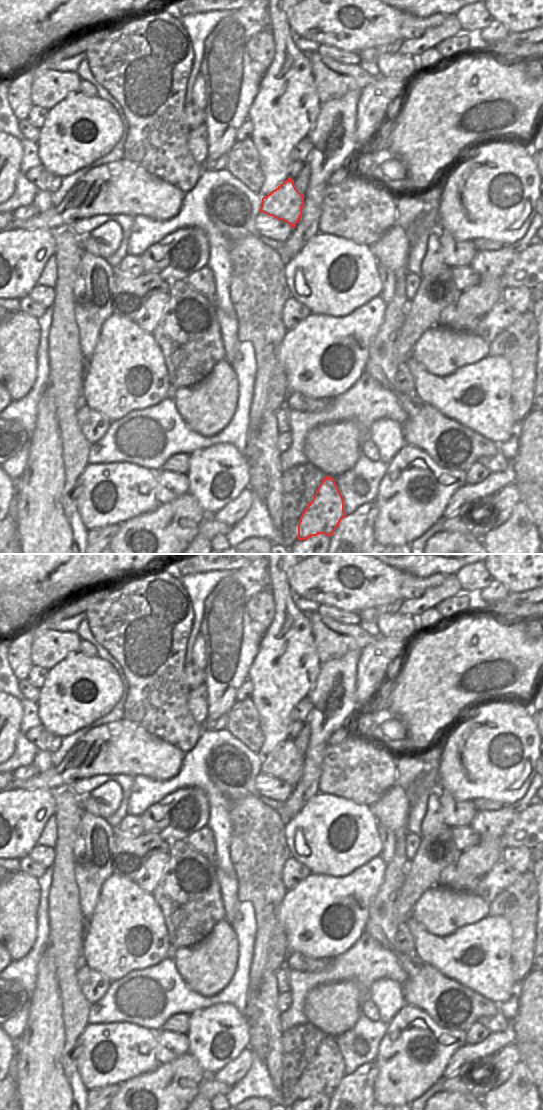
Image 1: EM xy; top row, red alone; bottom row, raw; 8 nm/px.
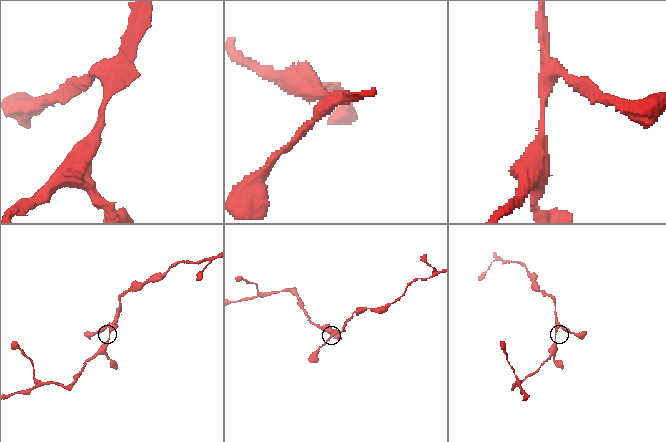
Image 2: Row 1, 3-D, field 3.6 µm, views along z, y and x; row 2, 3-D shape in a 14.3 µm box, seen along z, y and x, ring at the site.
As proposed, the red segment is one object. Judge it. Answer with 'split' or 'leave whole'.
leave whole

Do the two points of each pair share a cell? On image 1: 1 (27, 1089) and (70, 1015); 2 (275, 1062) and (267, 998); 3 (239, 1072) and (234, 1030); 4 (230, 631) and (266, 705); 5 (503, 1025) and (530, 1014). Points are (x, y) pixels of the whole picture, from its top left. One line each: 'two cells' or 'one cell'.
1: two cells
2: one cell
3: two cells
4: two cells
5: two cells

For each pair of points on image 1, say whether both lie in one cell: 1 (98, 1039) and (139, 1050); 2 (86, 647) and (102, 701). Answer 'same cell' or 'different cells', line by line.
1: same cell
2: different cells

